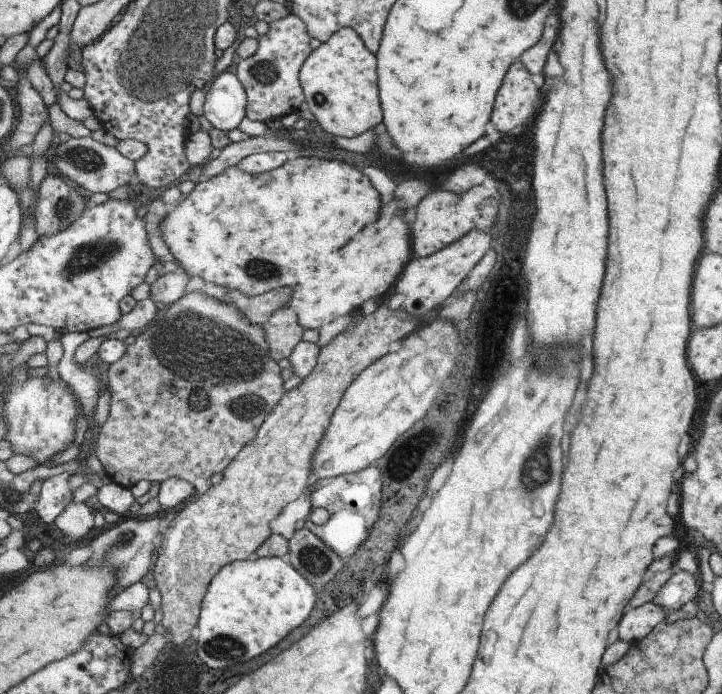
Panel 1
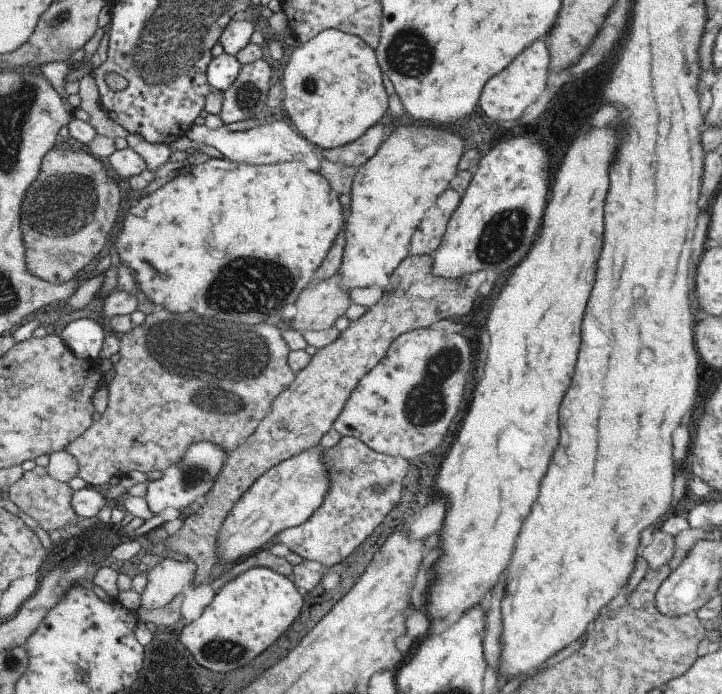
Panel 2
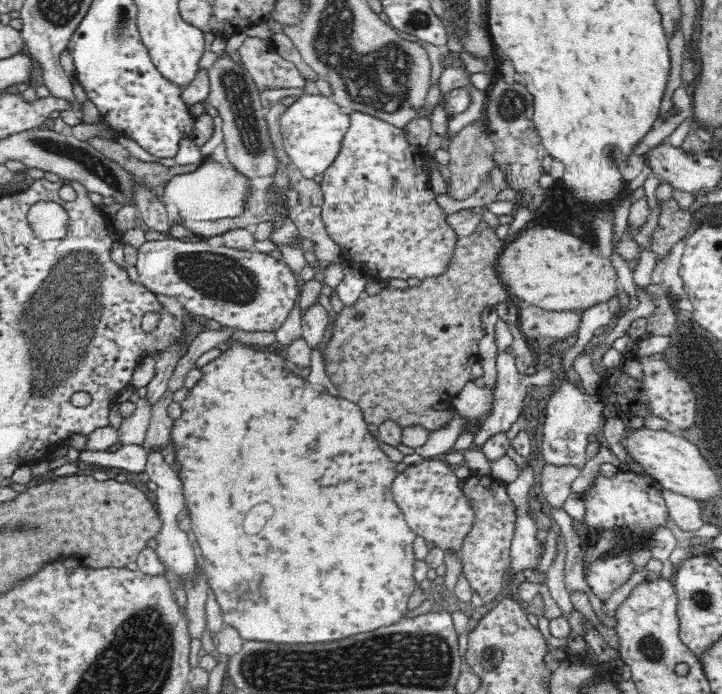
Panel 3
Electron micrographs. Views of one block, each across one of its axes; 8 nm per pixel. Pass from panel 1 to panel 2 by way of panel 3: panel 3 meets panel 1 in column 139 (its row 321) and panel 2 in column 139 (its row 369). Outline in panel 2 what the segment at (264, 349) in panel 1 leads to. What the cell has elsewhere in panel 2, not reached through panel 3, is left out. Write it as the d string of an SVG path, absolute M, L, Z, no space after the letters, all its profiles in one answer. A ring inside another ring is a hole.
M159 306L145 318L145 324L135 326L121 340L121 360L115 370L115 380L107 386L107 408L99 416L99 422L67 446L67 452L79 460L79 478L83 478L87 486L105 486L111 478L127 478L135 470L145 474L157 470L169 472L201 442L213 442L229 454L239 450L271 414L279 394L297 378L289 362L291 350L281 332L283 324L231 324L203 318L195 312L175 314Z

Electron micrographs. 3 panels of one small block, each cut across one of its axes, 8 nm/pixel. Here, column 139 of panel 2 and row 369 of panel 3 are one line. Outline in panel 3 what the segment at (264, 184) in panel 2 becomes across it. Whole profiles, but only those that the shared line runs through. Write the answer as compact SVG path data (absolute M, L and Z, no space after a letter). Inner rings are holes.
M230 342L230 350L226 350L226 352L222 352L222 356L220 358L216 358L216 360L212 360L210 364L206 364L204 368L200 368L202 370L202 380L190 390L190 394L188 394L188 398L180 404L180 408L182 408L182 416L174 422L174 434L172 434L172 442L174 442L174 446L176 446L176 466L178 466L178 476L182 478L182 484L184 484L184 494L186 494L186 508L190 510L190 522L192 522L192 532L194 532L194 536L196 536L196 540L198 540L198 546L200 546L200 556L202 556L202 564L200 564L200 568L202 568L202 572L208 576L208 584L212 586L212 590L216 592L216 598L218 598L218 602L220 602L220 606L222 606L222 614L224 614L224 624L228 624L228 626L232 626L238 634L240 634L240 638L244 640L244 642L268 642L268 644L316 644L316 642L334 642L334 640L344 640L344 638L348 638L352 632L354 634L368 634L368 632L372 632L372 630L382 630L382 628L390 628L390 626L394 626L394 624L398 624L400 620L402 620L402 616L404 616L404 612L406 612L406 604L408 604L408 598L412 596L412 592L418 588L418 584L416 584L416 580L414 580L414 562L416 562L416 558L414 558L414 552L412 552L412 546L414 546L414 540L416 540L416 532L412 532L410 528L408 528L408 524L406 524L406 518L404 518L404 514L402 514L402 510L396 506L396 502L392 500L392 482L394 482L394 478L396 478L396 462L392 462L384 452L382 452L382 448L380 448L380 442L378 442L378 438L374 438L372 436L372 432L368 430L368 424L364 422L364 416L362 416L362 412L354 406L354 402L346 402L346 400L342 400L342 398L336 398L336 396L330 396L326 390L322 390L322 388L316 388L314 384L310 384L308 380L304 380L304 378L298 378L292 370L290 370L290 364L288 364L288 360L284 360L282 356L278 356L276 352L264 352L264 350L260 350L258 346L254 346L254 348L250 348L250 346L246 346L246 344L242 344L242 342Z

